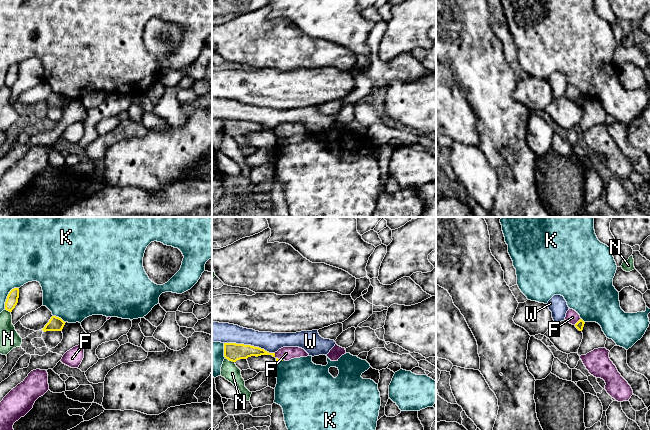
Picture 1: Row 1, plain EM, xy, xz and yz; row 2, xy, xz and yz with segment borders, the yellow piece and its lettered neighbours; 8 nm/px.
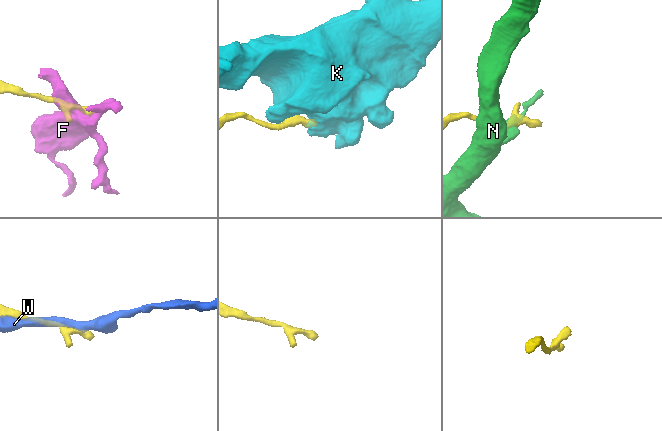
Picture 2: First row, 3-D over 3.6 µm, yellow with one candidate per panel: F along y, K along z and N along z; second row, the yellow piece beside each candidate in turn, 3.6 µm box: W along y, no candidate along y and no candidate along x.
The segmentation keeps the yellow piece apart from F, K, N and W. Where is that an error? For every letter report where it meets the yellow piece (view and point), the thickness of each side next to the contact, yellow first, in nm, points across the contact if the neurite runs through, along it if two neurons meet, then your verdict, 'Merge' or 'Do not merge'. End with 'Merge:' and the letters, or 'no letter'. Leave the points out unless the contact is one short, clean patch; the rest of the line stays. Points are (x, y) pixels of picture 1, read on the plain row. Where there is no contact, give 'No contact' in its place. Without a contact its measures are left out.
F: Touches yellow at yz (578, 97). Thickness 70 nm (yellow) against 110 nm. Boundary: yz (580, 94), (574, 100). Do not merge
K: Touches yellow at xy (7, 72). Thickness 100 nm (yellow) against 280 nm. Do not merge
N: Touches yellow at xz (230, 136). Thickness 140 nm (yellow) against 140 nm. Do not merge
W: Touches yellow at xz (249, 121). Thickness 140 nm (yellow) against 160 nm. Do not merge
Merge: no letter

